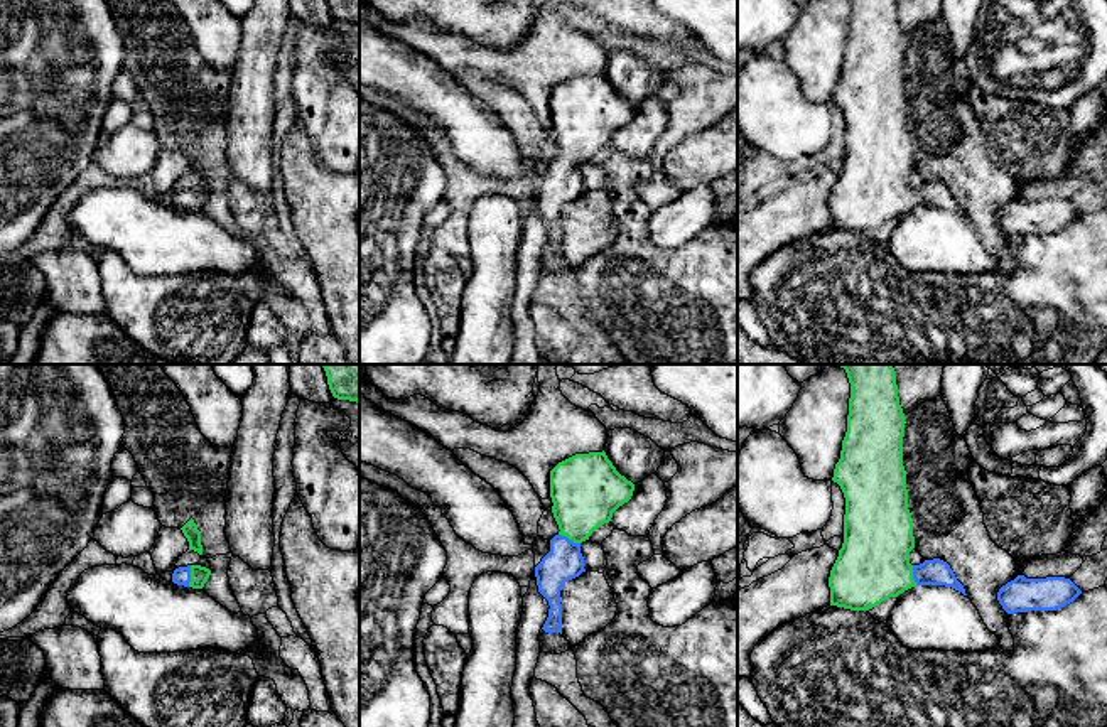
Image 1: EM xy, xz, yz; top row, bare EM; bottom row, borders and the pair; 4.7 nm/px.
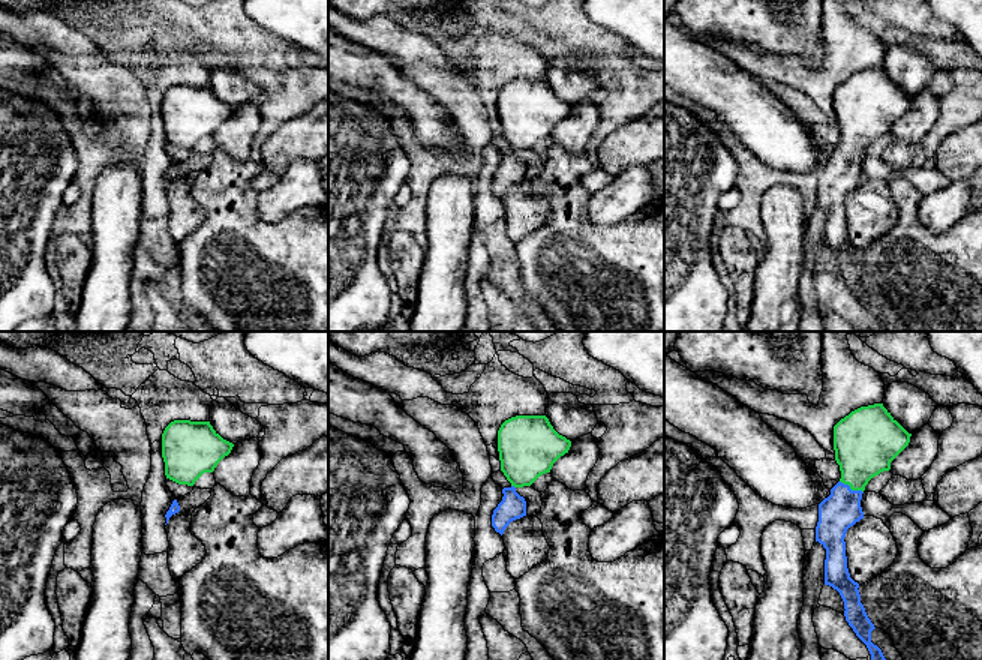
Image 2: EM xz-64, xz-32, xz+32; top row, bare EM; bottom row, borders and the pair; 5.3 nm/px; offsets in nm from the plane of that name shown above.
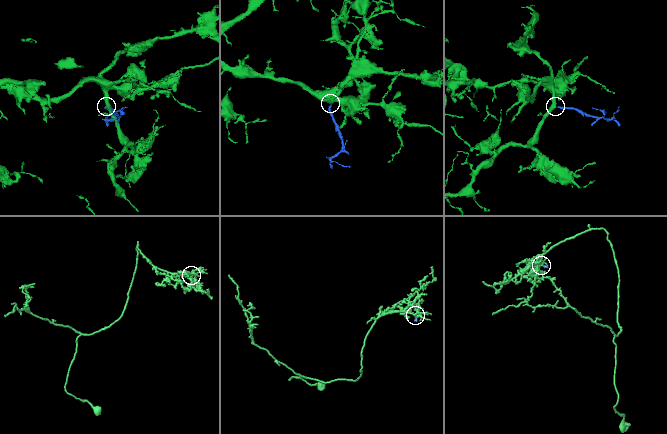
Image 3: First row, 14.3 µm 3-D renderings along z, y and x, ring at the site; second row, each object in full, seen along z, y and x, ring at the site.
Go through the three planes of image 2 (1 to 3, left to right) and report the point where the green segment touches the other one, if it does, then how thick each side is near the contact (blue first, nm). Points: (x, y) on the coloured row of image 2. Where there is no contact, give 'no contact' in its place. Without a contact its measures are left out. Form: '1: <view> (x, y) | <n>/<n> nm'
1: no contact
2: xz-32 (513, 486) | 140/320 nm
3: xz+32 (850, 489) | 200/320 nm

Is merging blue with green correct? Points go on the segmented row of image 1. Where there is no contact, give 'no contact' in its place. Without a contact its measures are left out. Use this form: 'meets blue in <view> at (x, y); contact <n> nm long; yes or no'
meets blue in xy at (189, 576); contact 110 nm long; yes

